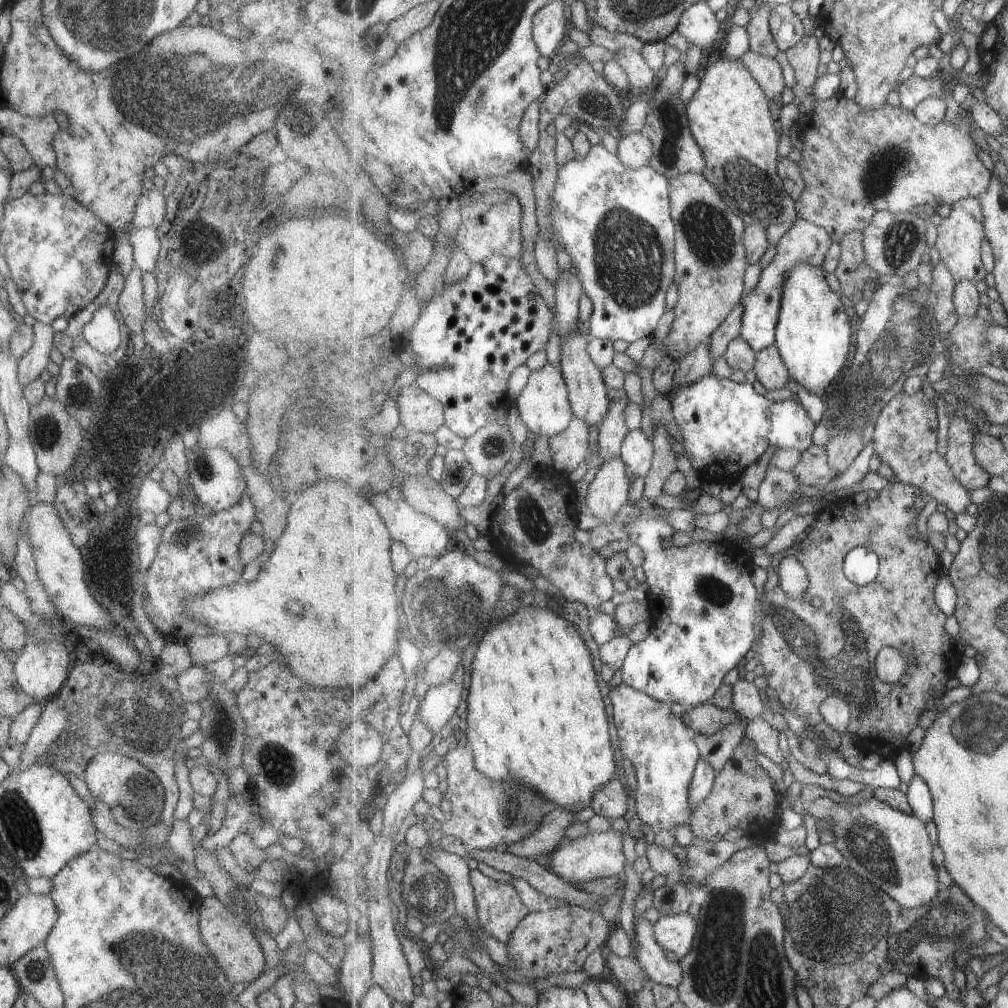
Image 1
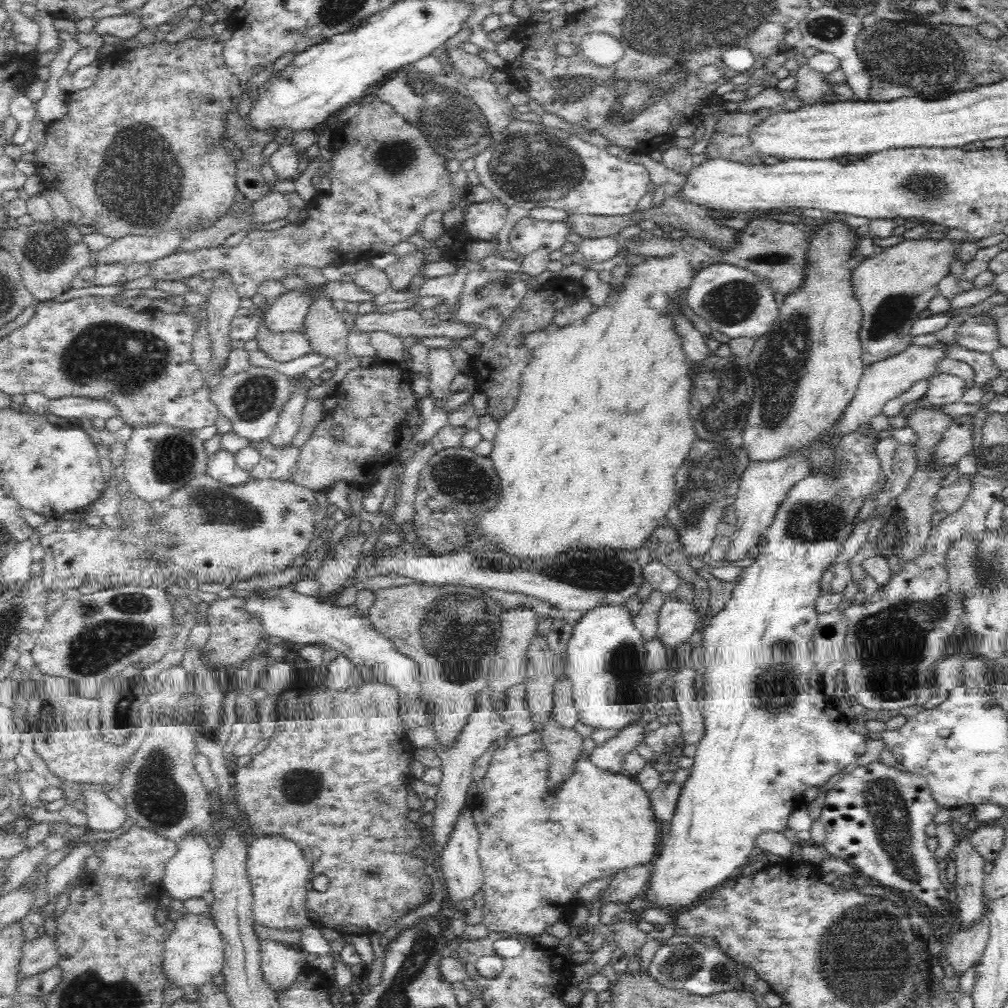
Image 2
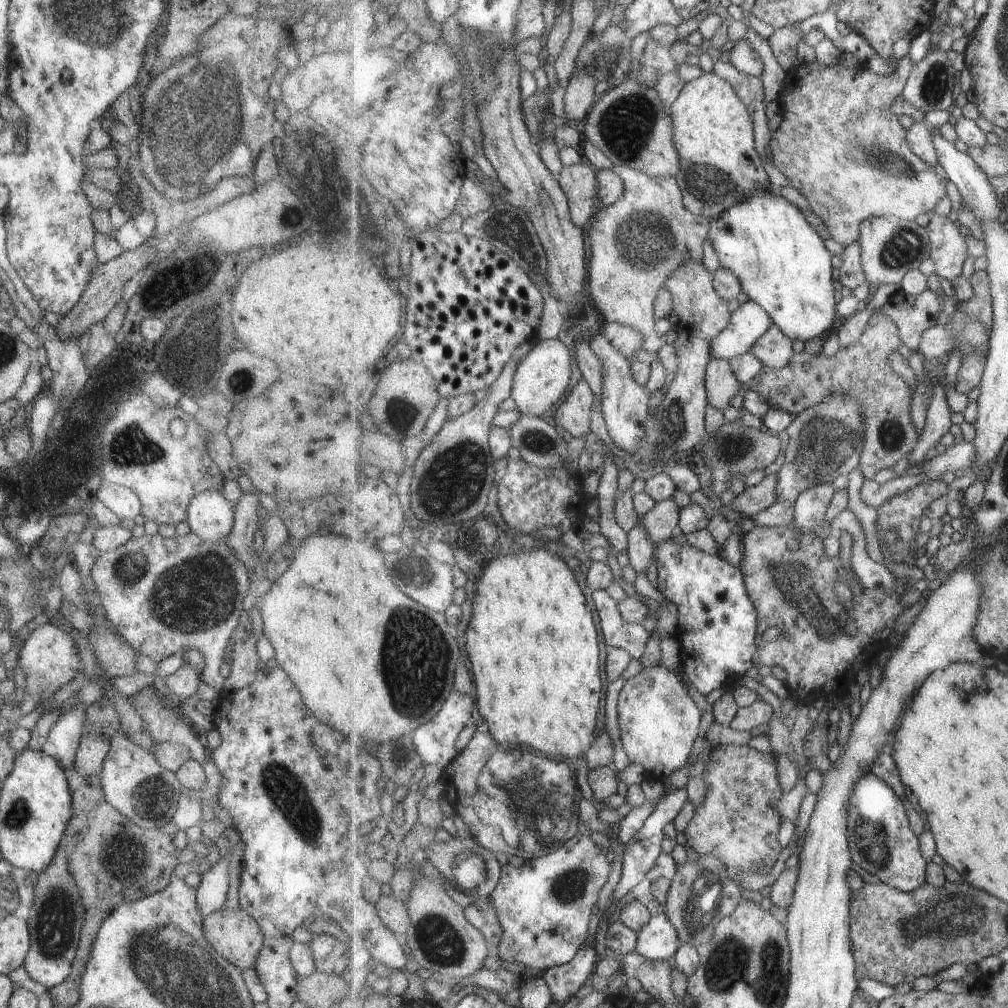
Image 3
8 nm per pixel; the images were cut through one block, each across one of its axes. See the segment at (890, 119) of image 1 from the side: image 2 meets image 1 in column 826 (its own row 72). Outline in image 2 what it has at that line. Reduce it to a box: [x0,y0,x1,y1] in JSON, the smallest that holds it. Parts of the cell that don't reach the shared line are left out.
[34,35,245,240]

